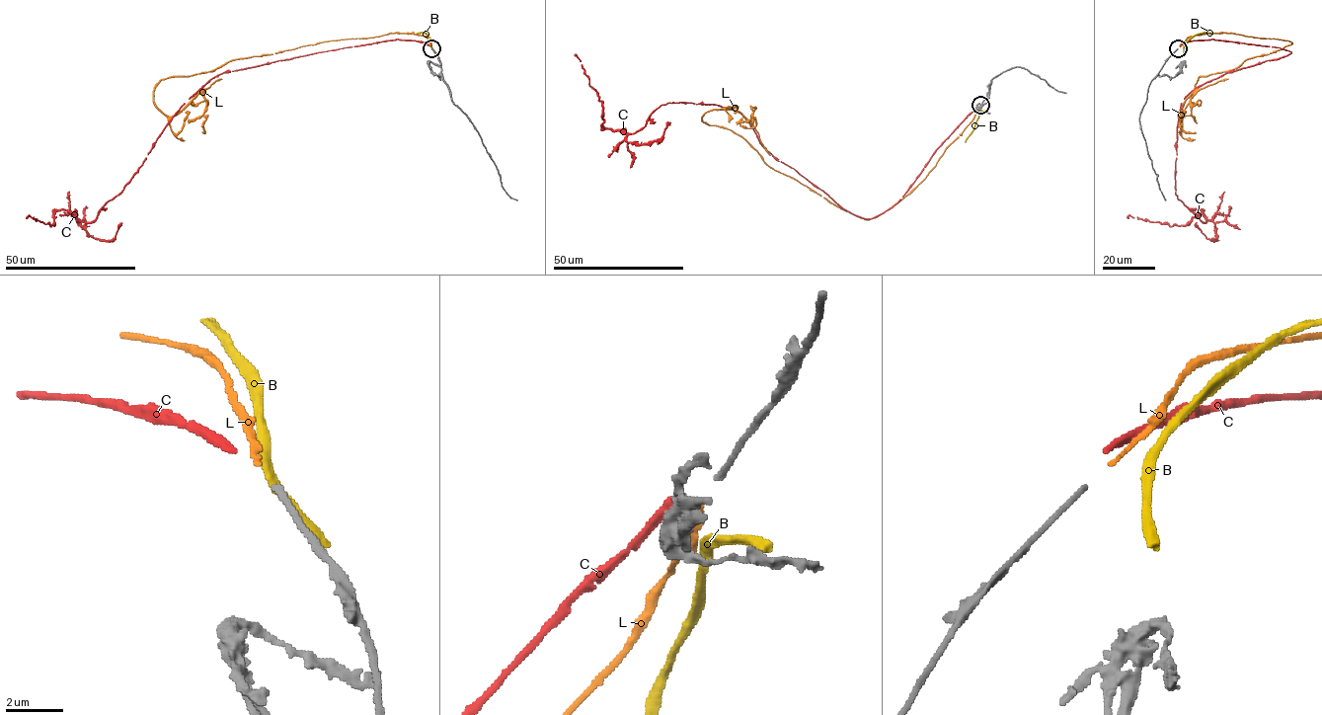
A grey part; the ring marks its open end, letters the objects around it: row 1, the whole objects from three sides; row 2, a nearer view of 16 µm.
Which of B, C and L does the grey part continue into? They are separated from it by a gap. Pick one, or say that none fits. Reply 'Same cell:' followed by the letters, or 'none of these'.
Same cell: L

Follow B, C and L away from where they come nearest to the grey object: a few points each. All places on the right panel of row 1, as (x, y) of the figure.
B: (1182, 47), (1199, 34), (1214, 34)
C: (1179, 45), (1214, 39), (1291, 52), (1184, 98), (1175, 194), (1205, 221), (1204, 210), (1186, 224), (1127, 218)
L: (1180, 46), (1205, 34), (1291, 41), (1198, 78), (1180, 118), (1196, 133)

